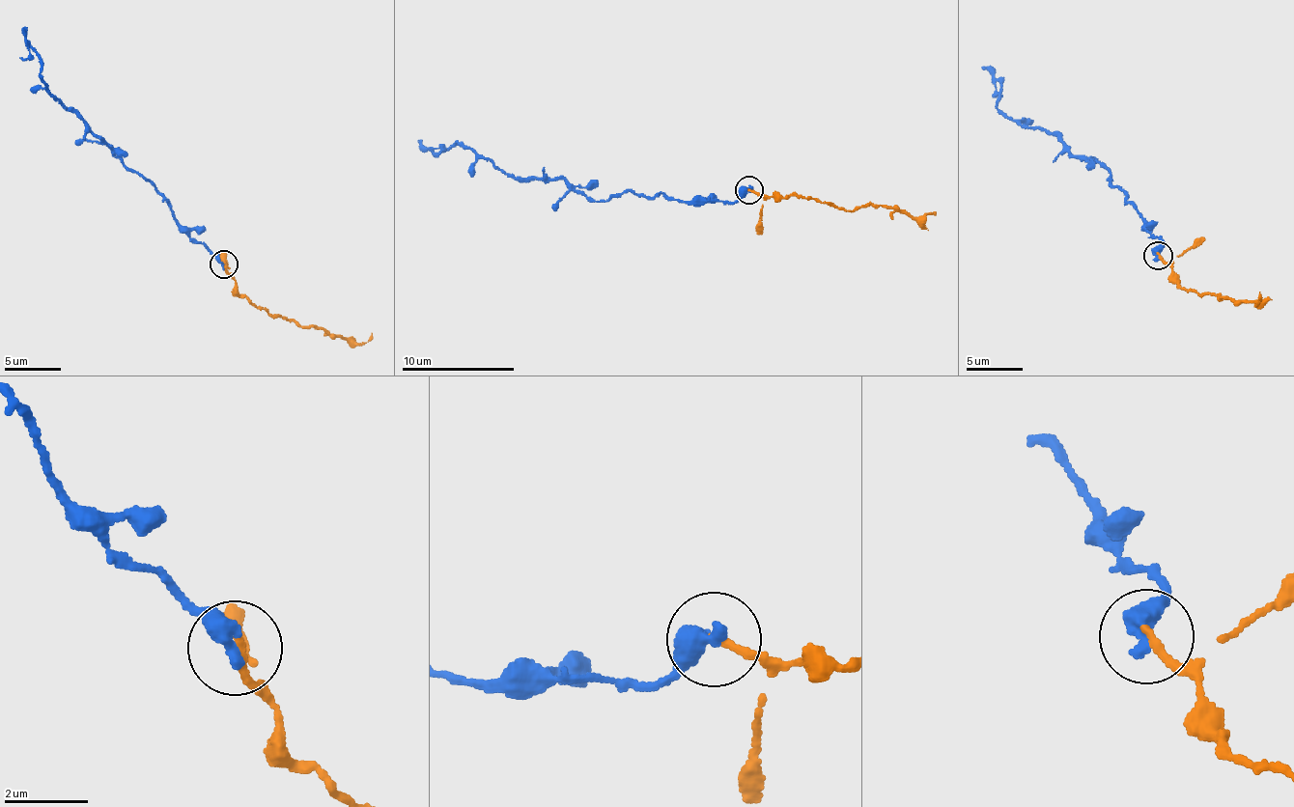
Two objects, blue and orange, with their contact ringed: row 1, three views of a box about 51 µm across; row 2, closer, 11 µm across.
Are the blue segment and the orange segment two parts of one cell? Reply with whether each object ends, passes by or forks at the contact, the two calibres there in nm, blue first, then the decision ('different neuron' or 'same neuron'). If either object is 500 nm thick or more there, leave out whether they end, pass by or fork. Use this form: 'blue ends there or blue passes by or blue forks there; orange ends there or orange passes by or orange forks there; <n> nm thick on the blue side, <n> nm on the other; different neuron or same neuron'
550 nm thick on the blue side, 170 nm on the other; same neuron

